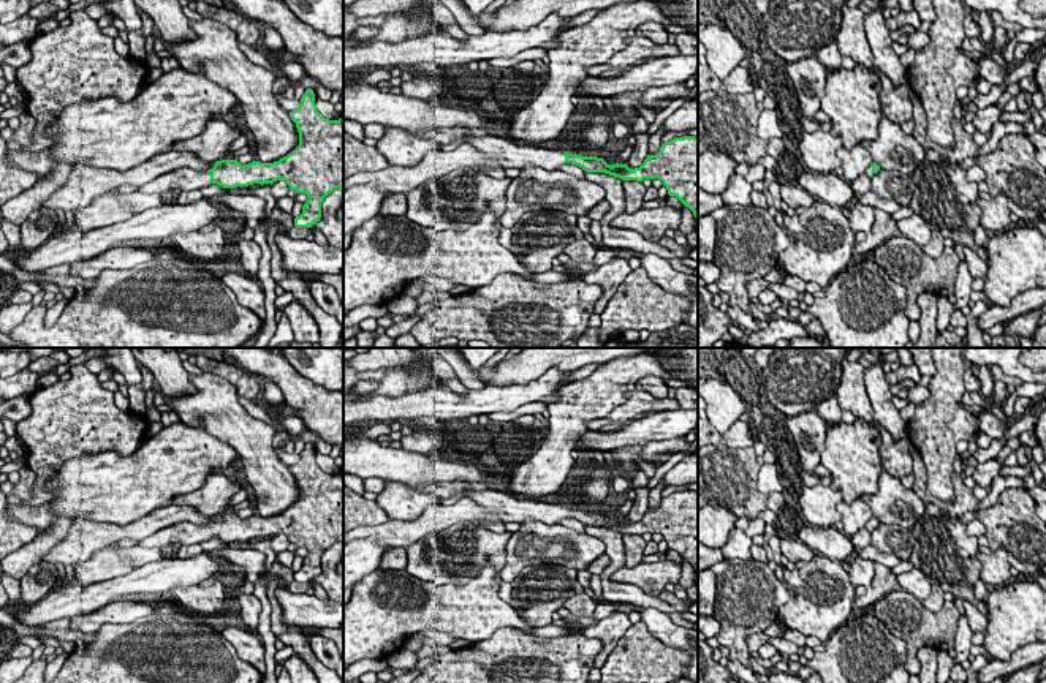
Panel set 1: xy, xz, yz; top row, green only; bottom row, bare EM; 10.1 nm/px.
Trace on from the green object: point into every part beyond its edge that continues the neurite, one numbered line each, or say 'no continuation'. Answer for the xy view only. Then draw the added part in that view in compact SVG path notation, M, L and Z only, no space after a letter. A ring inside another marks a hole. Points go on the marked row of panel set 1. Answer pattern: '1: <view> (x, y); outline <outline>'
1: xy (185, 179); outline M185 168L157 177L150 183L139 187L139 191L155 193L161 196L163 193L172 194L176 187L179 188L179 193L182 193L182 191L195 191L207 185L210 185L210 172Z

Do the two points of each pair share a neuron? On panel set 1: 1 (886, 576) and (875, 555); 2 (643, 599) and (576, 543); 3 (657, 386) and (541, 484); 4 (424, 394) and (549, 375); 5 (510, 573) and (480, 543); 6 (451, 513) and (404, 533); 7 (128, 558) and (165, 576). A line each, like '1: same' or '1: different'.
1: different
2: different
3: different
4: same
5: different
6: same
7: different

